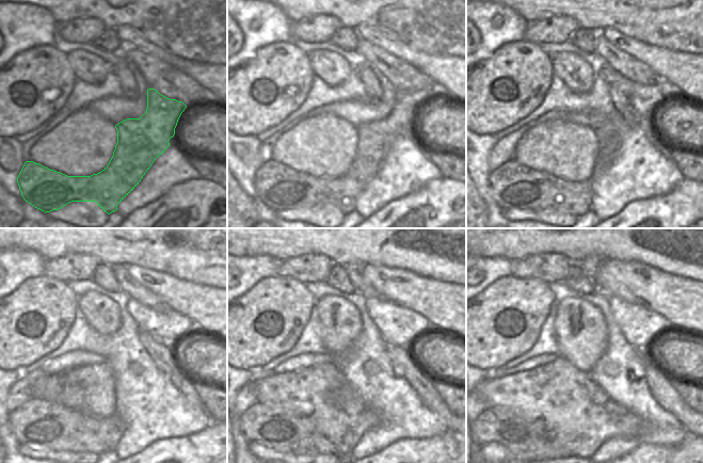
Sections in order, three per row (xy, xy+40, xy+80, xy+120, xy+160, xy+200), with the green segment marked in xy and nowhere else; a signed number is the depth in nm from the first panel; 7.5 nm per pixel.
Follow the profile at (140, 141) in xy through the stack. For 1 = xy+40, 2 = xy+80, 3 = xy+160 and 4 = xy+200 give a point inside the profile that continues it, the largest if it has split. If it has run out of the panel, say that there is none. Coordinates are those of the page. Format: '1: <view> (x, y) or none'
1: xy+40 (277, 186)
2: xy+80 (513, 185)
3: xy+160 (273, 426)
4: xy+200 (526, 441)

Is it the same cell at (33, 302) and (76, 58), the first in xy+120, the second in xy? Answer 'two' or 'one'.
two

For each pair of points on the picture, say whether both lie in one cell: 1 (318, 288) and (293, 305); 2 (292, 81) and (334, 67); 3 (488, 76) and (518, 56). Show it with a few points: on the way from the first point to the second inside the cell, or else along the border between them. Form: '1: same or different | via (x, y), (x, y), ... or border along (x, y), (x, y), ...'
1: different | border along (304, 283), (316, 299)
2: different | border along (307, 53), (310, 69), (315, 74)
3: same | via (495, 76), (499, 76), (512, 63)

